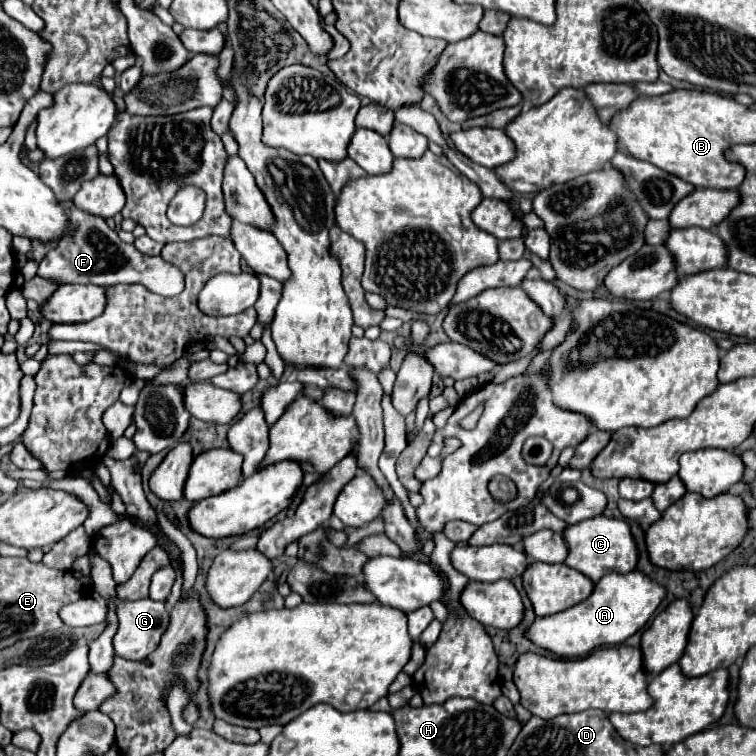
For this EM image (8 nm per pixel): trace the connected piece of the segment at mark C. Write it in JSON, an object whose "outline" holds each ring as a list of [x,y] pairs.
{"outline":[[[605,515],[585,519],[581,523],[569,525],[563,531],[563,539],[569,547],[565,565],[575,567],[575,571],[581,571],[593,583],[597,583],[601,579],[601,575],[607,575],[607,573],[629,573],[637,565],[635,541],[631,537],[629,525],[621,519],[609,519]]]}

